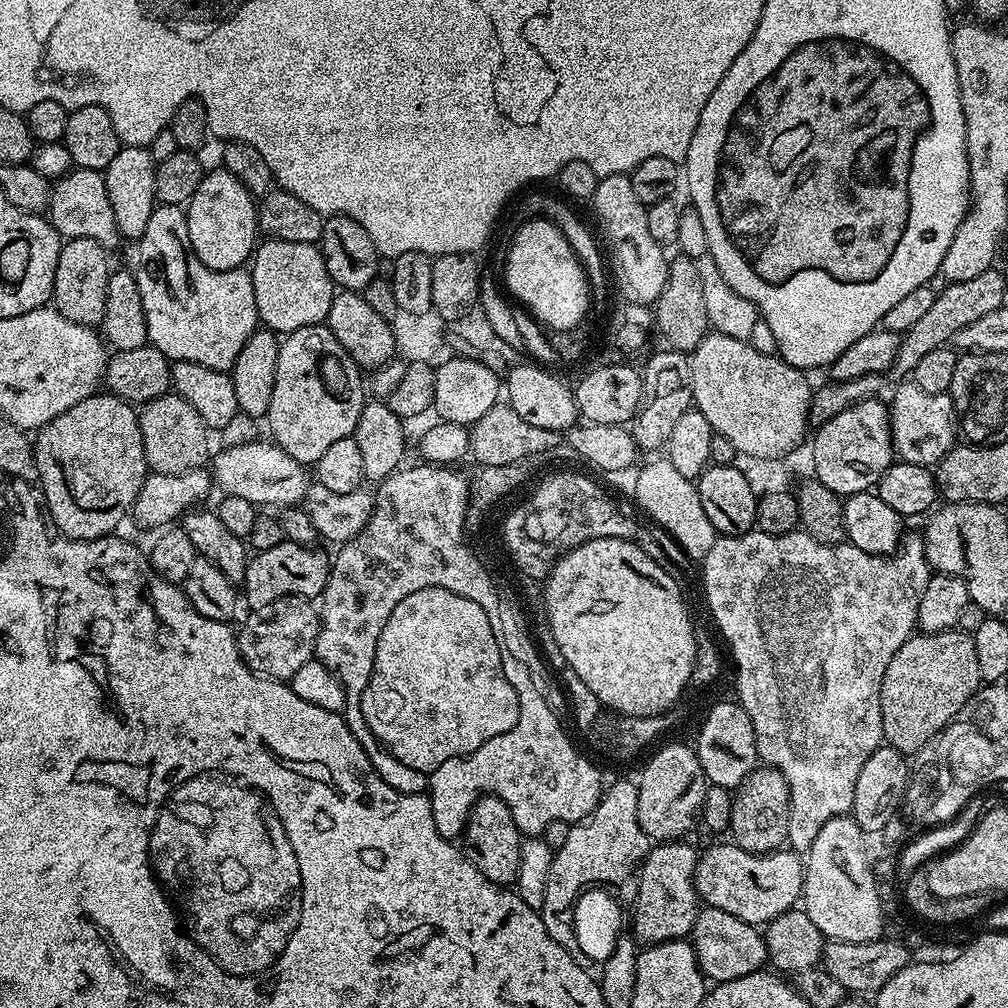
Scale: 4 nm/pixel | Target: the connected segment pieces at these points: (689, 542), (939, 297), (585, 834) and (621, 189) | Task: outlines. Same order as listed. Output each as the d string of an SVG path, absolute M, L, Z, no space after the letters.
M667 458L648 463L634 480L634 496L639 506L655 522L662 526L682 546L683 550L696 560L703 560L710 552L718 533L706 516L698 498L695 483L679 474Z
M989 270L978 274L978 278L969 278L967 282L945 283L936 294L934 306L930 306L929 312L919 322L914 322L910 330L903 333L900 338L900 353L896 355L895 367L900 368L901 377L911 377L914 366L924 355L930 354L930 350L938 350L945 347L962 326L970 326L977 318L990 314L990 310L998 310L1005 307L1004 300L1004 276L997 270Z
M616 780L612 785L603 789L598 806L594 811L584 820L580 820L577 824L572 825L570 834L566 834L566 842L562 842L562 846L555 849L552 853L552 861L550 862L550 878L546 878L546 894L542 898L542 906L539 908L539 914L542 918L542 922L546 926L546 934L550 934L550 938L554 938L554 942L558 942L558 946L562 946L567 952L573 954L579 953L578 942L575 940L575 928L572 925L572 909L576 904L576 900L579 898L580 893L585 889L591 889L593 886L610 886L613 884L616 888L621 888L622 891L628 892L628 894L635 893L636 881L634 877L637 875L638 869L641 864L644 863L644 855L648 852L650 847L650 841L648 835L642 830L642 826L638 822L638 787L635 783L632 784L628 780Z
M631 175L602 176L590 201L591 211L595 212L603 233L616 241L618 260L622 265L623 278L630 286L632 294L640 299L657 299L666 286L670 267L669 257L664 257L665 249L654 242L650 235L650 225L646 223L646 205L638 200L631 185Z

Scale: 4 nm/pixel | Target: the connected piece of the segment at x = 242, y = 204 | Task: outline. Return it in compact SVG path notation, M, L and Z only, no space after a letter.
M223 166L205 171L204 180L198 186L195 196L191 196L186 205L190 246L196 256L216 272L228 268L245 267L246 261L254 251L252 228L254 232L254 211L257 201L247 192L246 186L227 172Z

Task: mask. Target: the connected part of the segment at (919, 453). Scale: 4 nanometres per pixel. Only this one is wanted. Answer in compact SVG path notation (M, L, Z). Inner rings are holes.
M900 382L890 399L892 447L900 460L918 466L935 466L958 443L958 417L948 392L929 394L915 382Z

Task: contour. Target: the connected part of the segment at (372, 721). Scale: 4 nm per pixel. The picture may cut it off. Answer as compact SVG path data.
M445 588L406 594L378 634L372 677L360 696L366 726L398 762L421 774L432 774L450 758L469 756L478 746L503 738L518 722L519 698L502 670L503 657L489 609Z

